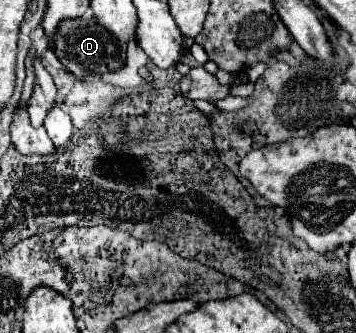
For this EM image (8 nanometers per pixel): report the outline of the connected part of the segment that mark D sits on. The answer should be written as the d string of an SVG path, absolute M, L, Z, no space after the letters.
M73 18L59 24L59 30L55 34L55 56L71 76L75 76L77 80L85 80L89 74L105 74L123 68L117 44L119 42L115 40L115 36L109 30L103 30L103 26L95 22L95 18Z

